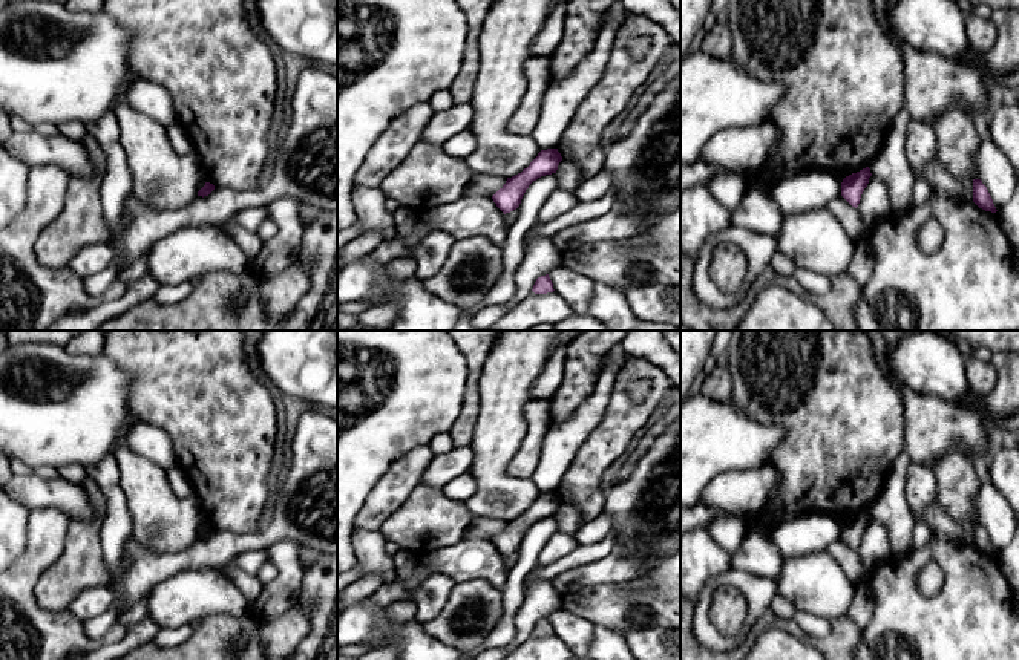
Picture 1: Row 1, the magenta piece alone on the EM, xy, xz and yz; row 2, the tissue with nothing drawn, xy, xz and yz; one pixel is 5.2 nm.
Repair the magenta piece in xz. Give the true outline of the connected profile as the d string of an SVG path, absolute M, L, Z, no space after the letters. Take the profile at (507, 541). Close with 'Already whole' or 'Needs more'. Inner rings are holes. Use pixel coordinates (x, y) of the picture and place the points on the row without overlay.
M558 492L541 493L527 511L507 521L506 527L492 539L493 545L504 557L516 553L529 528L541 519L556 516L561 504Z. Already whole

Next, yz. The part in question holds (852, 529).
M866 510L857 516L846 519L841 525L841 539L852 548L858 550L861 537L869 527L872 519L870 511Z. Already whole

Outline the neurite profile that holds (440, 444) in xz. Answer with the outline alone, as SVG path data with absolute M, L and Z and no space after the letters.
M440 433L434 436L428 446L434 455L444 455L454 447L454 443L449 433Z

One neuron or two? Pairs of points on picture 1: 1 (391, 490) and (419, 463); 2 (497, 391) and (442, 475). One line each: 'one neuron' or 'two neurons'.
1: one neuron
2: two neurons

